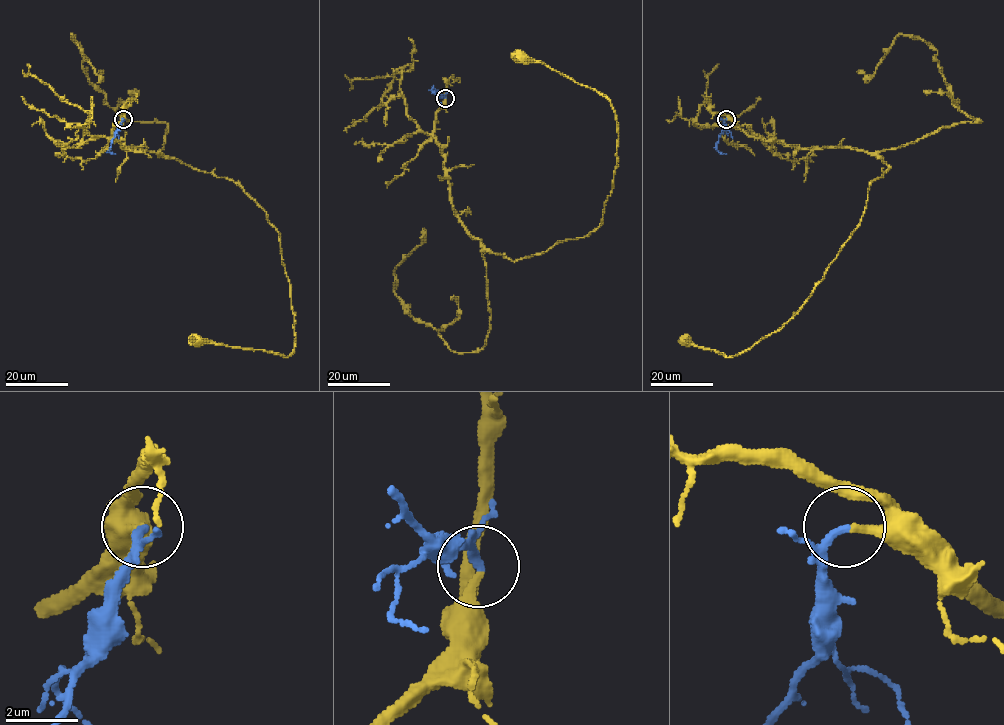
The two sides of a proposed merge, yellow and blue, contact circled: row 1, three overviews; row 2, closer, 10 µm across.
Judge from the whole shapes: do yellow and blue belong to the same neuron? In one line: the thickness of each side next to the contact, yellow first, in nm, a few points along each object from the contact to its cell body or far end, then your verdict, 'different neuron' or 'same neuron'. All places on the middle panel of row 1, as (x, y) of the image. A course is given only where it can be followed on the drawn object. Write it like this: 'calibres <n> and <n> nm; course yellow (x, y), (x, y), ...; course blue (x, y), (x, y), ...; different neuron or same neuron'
calibres 260 and 170 nm; course yellow (445, 98), (434, 141), (472, 236), (514, 261), (587, 235), (617, 163), (611, 104), (520, 56); course blue (445, 97), (433, 87), (431, 91), (438, 97); same neuron

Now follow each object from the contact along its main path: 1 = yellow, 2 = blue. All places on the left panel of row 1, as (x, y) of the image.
1: (123, 118), (113, 125), (112, 139), (236, 182), (279, 233), (294, 350), (284, 357), (197, 341)
2: (123, 118), (109, 153), (116, 154)

